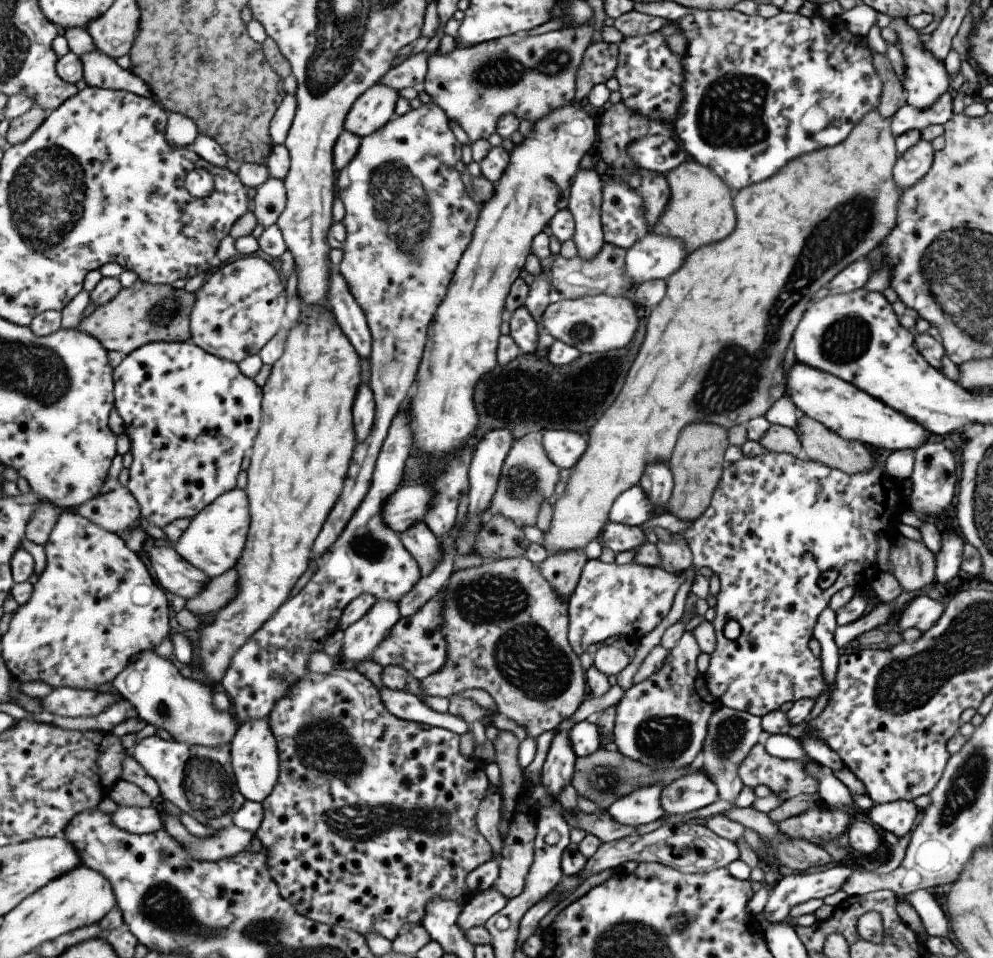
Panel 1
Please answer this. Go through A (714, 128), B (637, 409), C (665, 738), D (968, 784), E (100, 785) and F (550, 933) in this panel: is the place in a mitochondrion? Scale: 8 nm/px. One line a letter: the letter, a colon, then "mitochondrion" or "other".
A: mitochondrion
B: other
C: mitochondrion
D: mitochondrion
E: other
F: other

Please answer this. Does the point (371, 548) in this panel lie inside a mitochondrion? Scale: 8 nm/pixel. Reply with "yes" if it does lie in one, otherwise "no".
yes

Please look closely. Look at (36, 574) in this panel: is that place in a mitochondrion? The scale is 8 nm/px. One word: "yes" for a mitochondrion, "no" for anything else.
no

